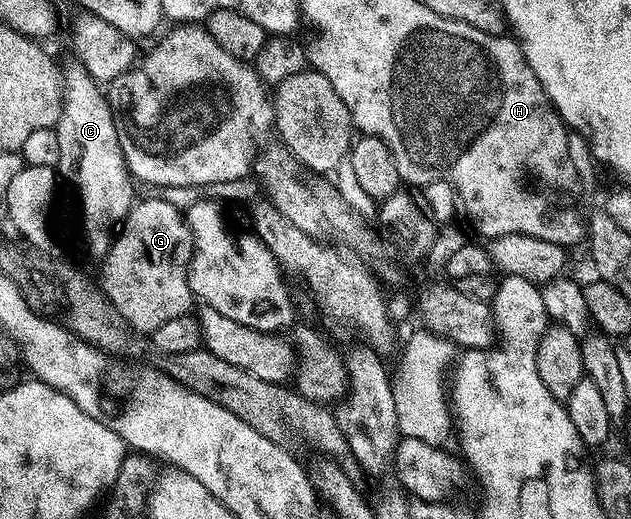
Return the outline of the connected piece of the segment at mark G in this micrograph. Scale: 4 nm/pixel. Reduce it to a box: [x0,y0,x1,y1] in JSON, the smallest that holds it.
[97,199,195,333]

